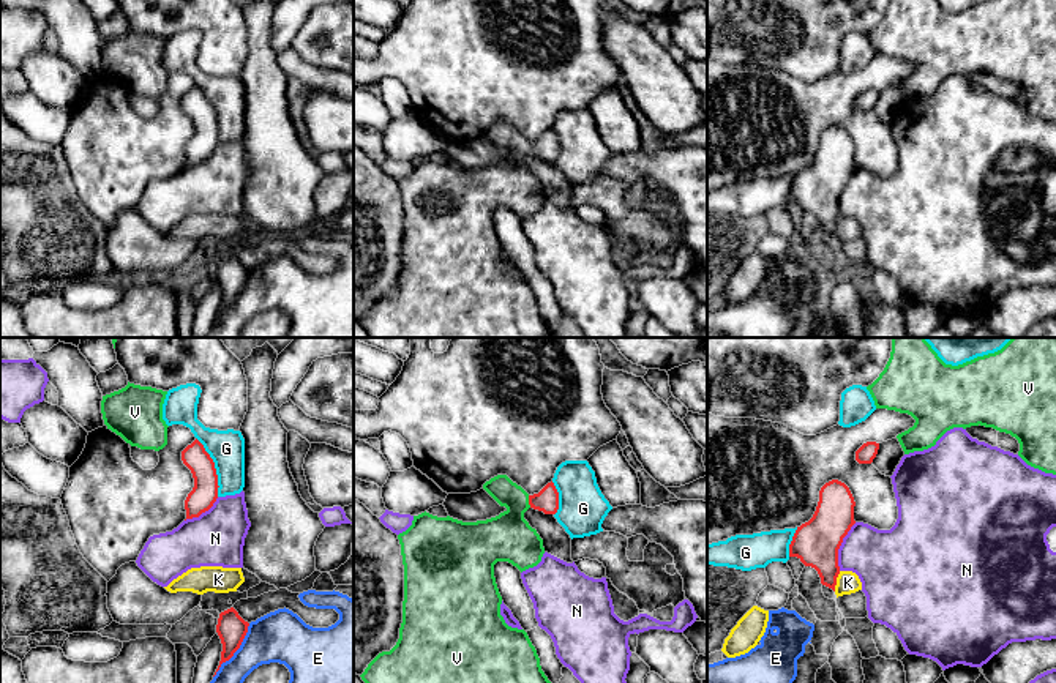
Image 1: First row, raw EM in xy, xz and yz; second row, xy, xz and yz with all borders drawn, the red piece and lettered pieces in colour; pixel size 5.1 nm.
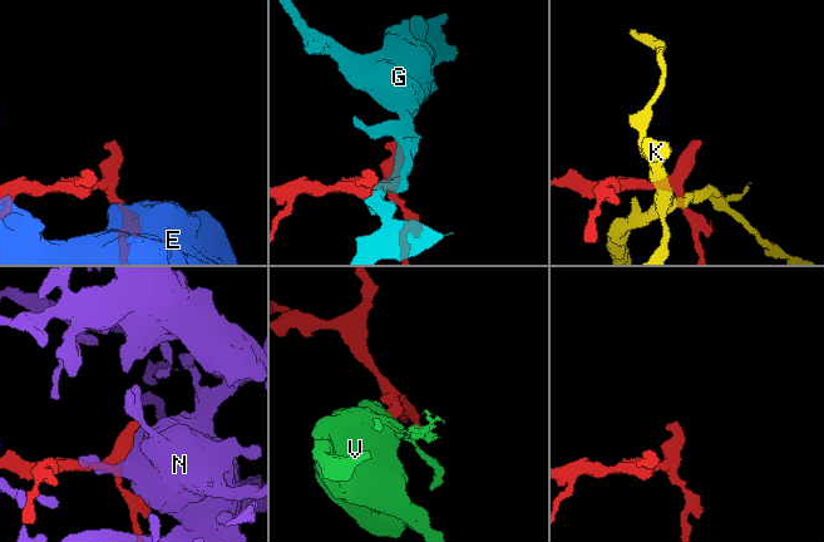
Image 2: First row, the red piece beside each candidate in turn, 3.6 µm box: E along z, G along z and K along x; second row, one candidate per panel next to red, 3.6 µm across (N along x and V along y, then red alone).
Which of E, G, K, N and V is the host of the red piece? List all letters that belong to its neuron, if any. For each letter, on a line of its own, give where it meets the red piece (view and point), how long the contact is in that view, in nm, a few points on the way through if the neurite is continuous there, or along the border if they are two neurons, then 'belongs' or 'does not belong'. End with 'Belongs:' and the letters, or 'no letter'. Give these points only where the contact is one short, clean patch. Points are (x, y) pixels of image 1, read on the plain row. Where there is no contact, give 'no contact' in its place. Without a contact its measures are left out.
E: meets red in xy at (235, 297); contact 340 nm long; does not belong
G: meets red in xy at (213, 114); contact 320 nm long; does not belong
K: meets red in yz at (835, 227); contact 110 nm long; border along yz (840, 218), (834, 237); does not belong
N: meets red in yz at (840, 191); contact 260 nm long; does not belong
V: meets red in xz at (529, 149); contact 70 nm long; runs through xz (546, 147), (529, 149), (513, 163), (509, 183); belongs
Belongs: V

